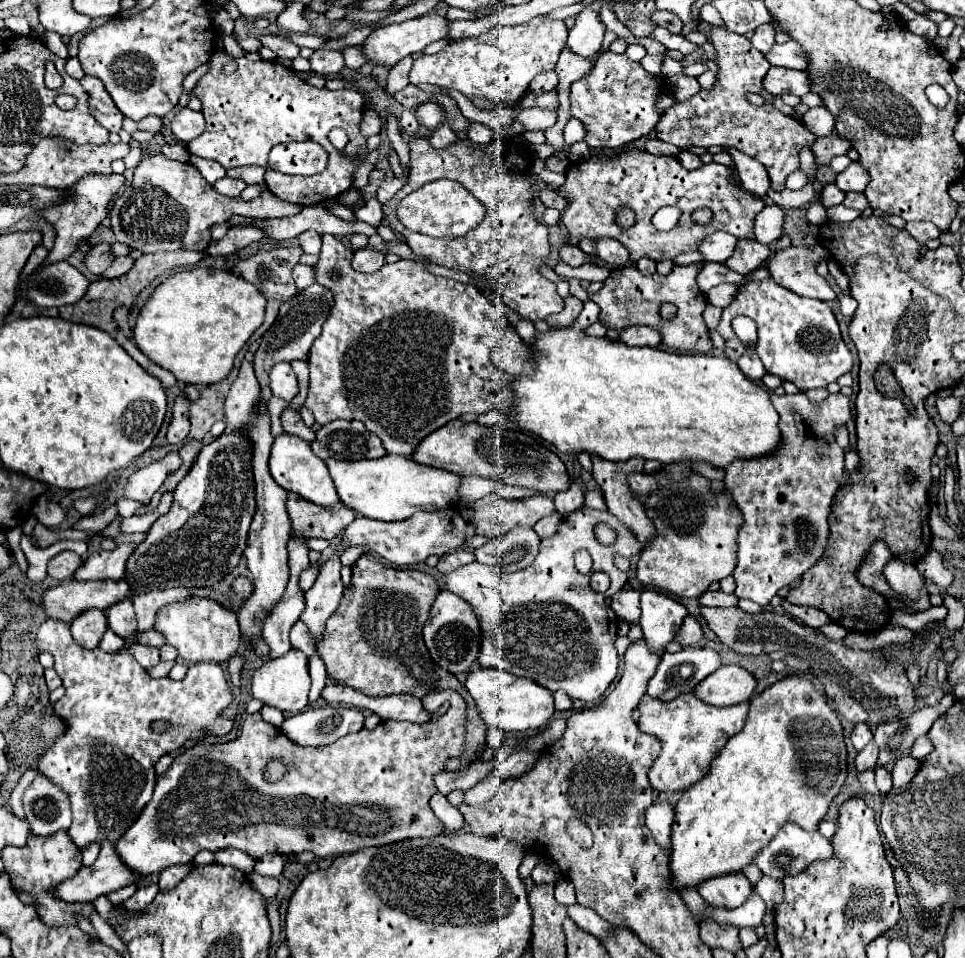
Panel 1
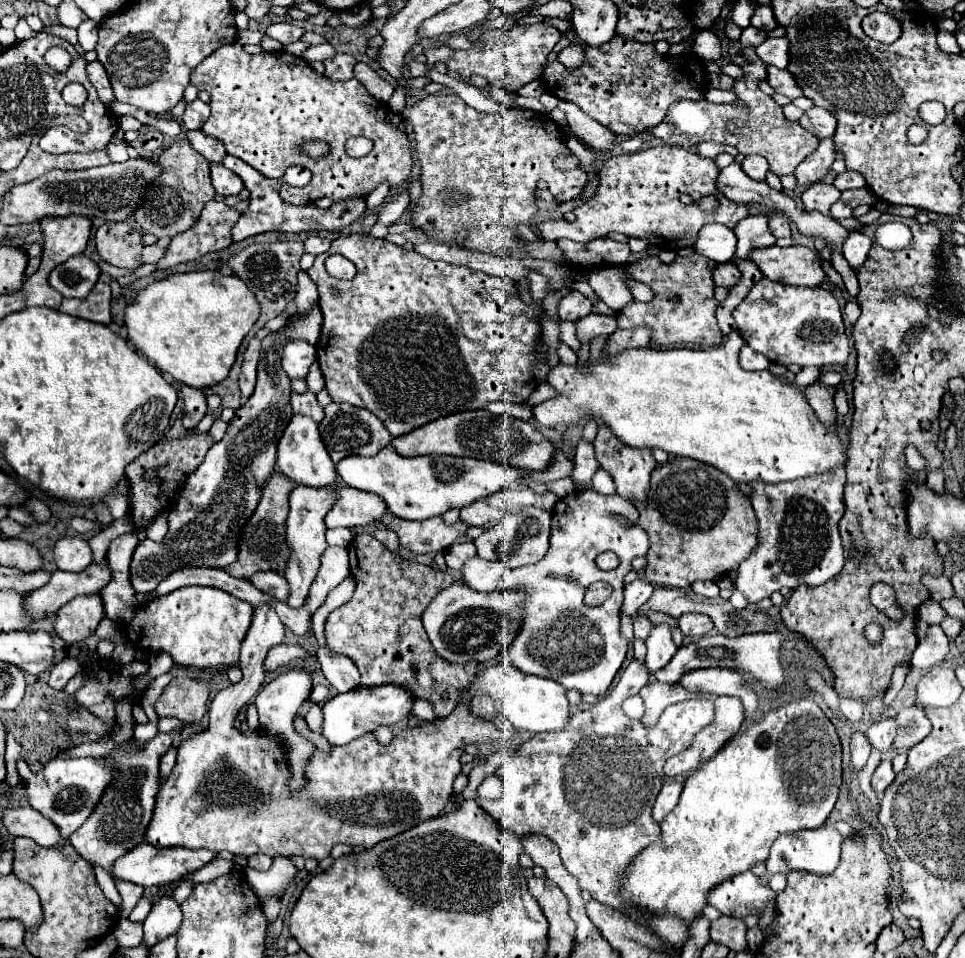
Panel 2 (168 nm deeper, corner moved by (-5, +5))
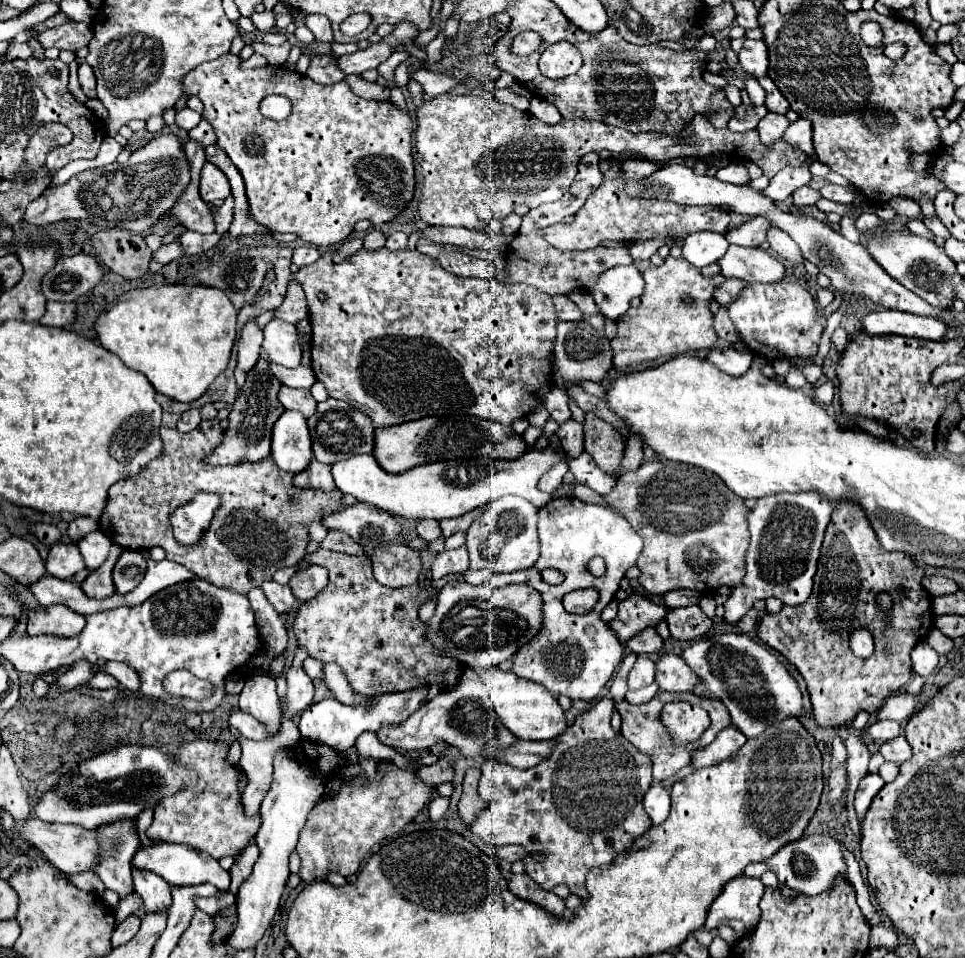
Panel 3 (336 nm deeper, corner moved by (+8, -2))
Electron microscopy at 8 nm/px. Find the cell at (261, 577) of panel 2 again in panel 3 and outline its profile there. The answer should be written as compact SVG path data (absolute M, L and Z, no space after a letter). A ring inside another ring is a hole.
M266 581L260 585L260 589L264 591L266 599L274 605L274 609L278 613L288 613L296 607L296 597L292 595L288 585L278 585L276 581Z

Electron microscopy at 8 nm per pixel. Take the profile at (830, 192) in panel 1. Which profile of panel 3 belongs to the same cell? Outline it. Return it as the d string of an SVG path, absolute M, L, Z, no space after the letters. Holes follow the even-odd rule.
M802 187L798 191L792 193L792 201L796 209L806 209L806 207L816 207L816 203L820 201L820 193L814 191L812 187Z

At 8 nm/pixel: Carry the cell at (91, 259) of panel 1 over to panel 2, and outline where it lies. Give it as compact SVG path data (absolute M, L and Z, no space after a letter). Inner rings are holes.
M111 222L99 226L95 232L95 246L101 258L113 266L137 270L143 264L141 232L129 222Z

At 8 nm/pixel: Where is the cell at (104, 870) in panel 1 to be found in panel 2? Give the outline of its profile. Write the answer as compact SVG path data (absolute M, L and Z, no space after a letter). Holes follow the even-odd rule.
M139 844L133 850L129 850L125 856L121 856L111 870L113 878L121 878L121 880L129 880L135 884L141 884L145 888L149 886L165 886L171 882L179 882L181 878L197 872L199 868L203 868L205 864L209 864L211 860L217 858L217 852L211 852L207 848L197 848L197 850L187 850L187 848L155 848L153 844Z

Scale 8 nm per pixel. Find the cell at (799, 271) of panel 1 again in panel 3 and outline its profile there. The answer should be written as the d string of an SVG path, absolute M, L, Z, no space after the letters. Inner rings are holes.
M730 245L726 255L718 261L722 275L742 279L746 283L778 283L784 279L784 263L772 253L754 247Z

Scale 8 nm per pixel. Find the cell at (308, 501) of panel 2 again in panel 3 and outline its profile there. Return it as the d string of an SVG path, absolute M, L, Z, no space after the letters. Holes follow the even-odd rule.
M312 459L310 467L302 473L302 475L294 475L294 485L300 489L314 489L314 491L324 491L330 493L334 491L334 479L330 475L330 467L326 467L324 463L318 463L316 459Z

